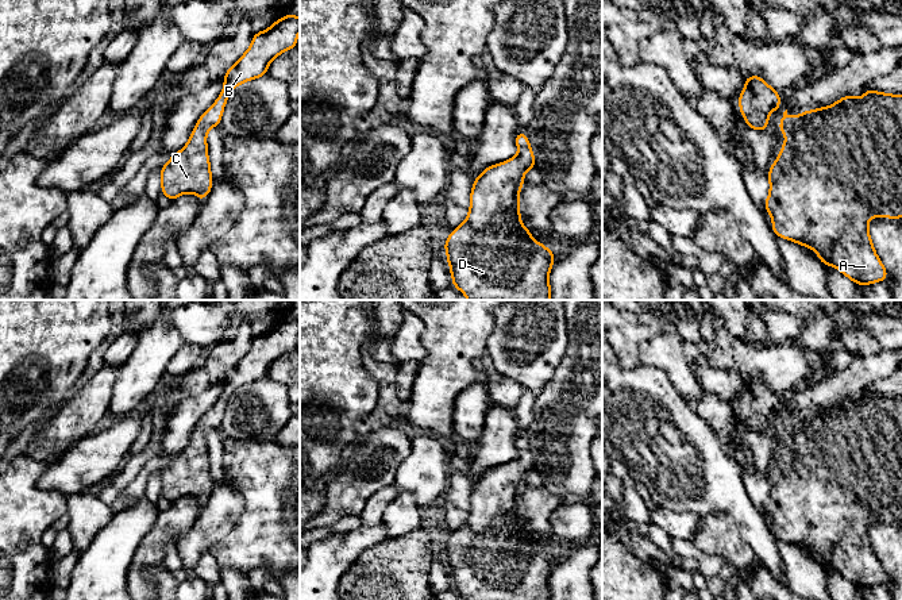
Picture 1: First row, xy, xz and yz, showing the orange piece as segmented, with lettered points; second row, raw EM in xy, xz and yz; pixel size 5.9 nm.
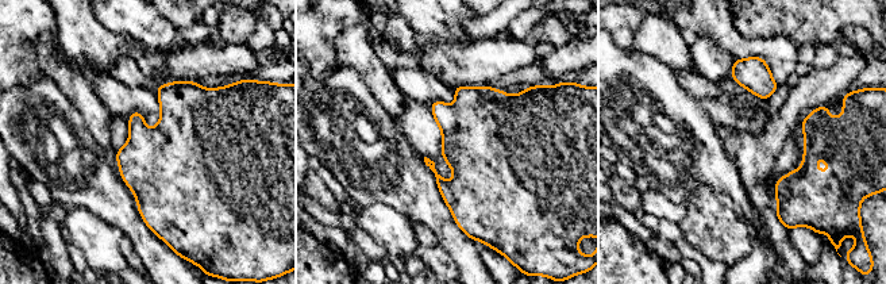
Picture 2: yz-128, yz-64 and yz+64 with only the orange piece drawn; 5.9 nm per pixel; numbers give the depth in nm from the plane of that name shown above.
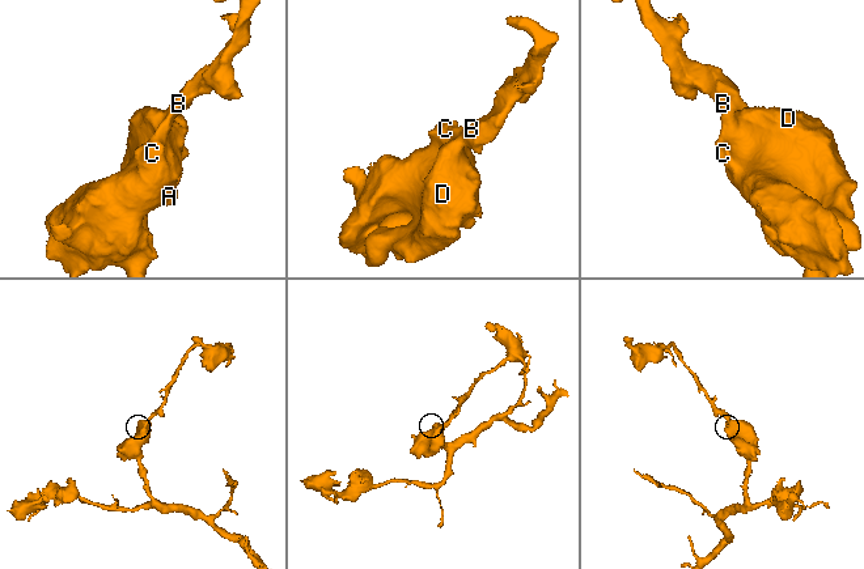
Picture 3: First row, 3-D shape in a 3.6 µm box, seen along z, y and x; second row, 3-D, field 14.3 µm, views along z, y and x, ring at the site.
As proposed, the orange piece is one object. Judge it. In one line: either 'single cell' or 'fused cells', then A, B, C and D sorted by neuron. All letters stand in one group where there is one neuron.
single cell; groups A B C D

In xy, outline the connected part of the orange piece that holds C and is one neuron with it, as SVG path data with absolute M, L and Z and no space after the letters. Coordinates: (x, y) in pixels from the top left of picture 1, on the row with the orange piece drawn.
M288 14L267 30L255 32L247 51L226 72L223 91L217 100L200 116L194 126L189 142L176 154L171 154L169 162L161 166L162 185L161 192L171 201L184 193L194 193L200 201L205 200L212 189L211 164L208 158L207 132L220 124L224 105L235 86L242 82L255 80L267 74L270 62L284 51L297 47L300 31L300 18Z

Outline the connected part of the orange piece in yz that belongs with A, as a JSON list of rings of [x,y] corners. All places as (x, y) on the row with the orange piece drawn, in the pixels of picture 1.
[[[867,89],[863,97],[844,96],[829,107],[798,116],[789,116],[786,109],[778,128],[786,141],[767,174],[770,195],[764,201],[772,232],[807,246],[818,254],[820,262],[839,269],[860,286],[887,280],[887,270],[871,242],[868,222],[872,216],[902,218],[902,95]]]

